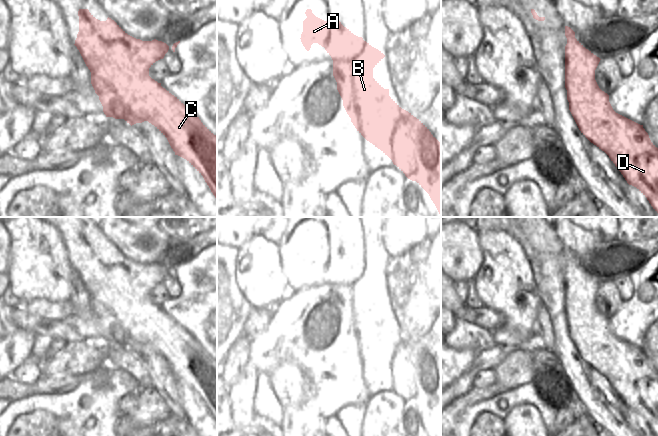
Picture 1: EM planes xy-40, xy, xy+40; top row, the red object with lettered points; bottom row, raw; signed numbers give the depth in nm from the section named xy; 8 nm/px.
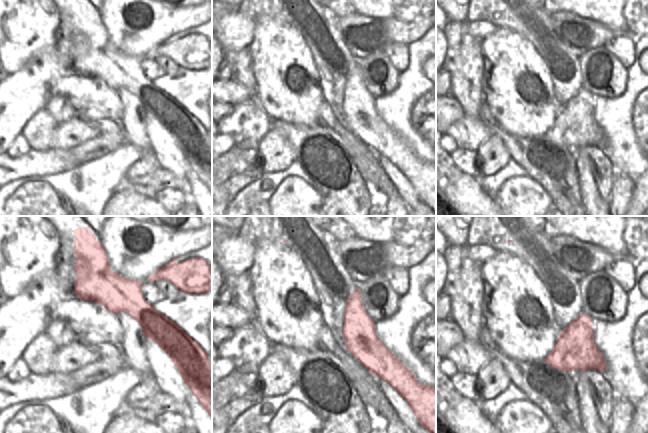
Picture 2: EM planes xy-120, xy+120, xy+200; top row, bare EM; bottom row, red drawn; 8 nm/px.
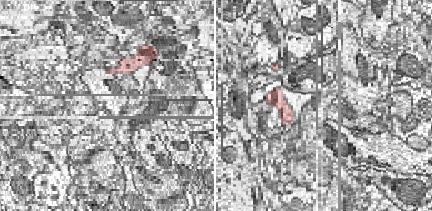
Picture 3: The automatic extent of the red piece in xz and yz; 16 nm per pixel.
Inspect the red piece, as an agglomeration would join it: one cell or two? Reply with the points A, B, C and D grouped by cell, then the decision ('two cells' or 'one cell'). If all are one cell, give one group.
A B C D; one cell

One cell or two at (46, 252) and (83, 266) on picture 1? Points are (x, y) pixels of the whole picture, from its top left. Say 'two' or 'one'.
two

